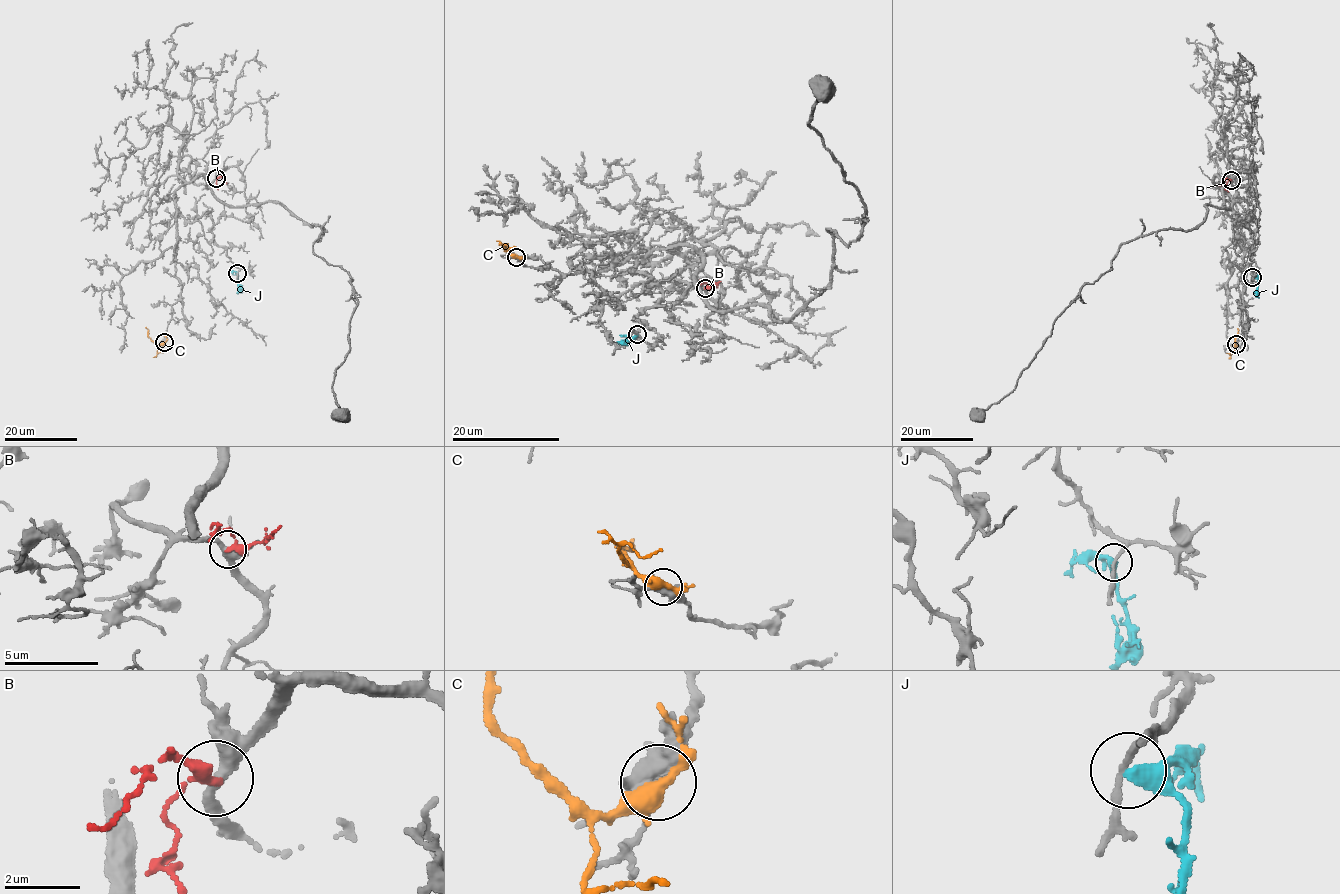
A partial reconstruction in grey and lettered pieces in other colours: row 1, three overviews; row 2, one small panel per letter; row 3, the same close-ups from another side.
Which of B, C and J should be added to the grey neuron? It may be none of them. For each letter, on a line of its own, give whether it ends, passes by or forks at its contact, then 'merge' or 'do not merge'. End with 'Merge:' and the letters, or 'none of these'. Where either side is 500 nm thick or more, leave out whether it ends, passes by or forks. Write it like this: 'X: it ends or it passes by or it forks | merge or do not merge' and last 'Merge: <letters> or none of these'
B: it passes by | do not merge
C: it passes by | do not merge
J: it passes by | do not merge
Merge: none of these

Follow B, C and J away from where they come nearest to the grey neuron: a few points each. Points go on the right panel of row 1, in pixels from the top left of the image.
B: (1231, 181), (1226, 179), (1219, 186)
C: (1235, 344), (1238, 328)
J: (1252, 277), (1258, 281), (1259, 297)

